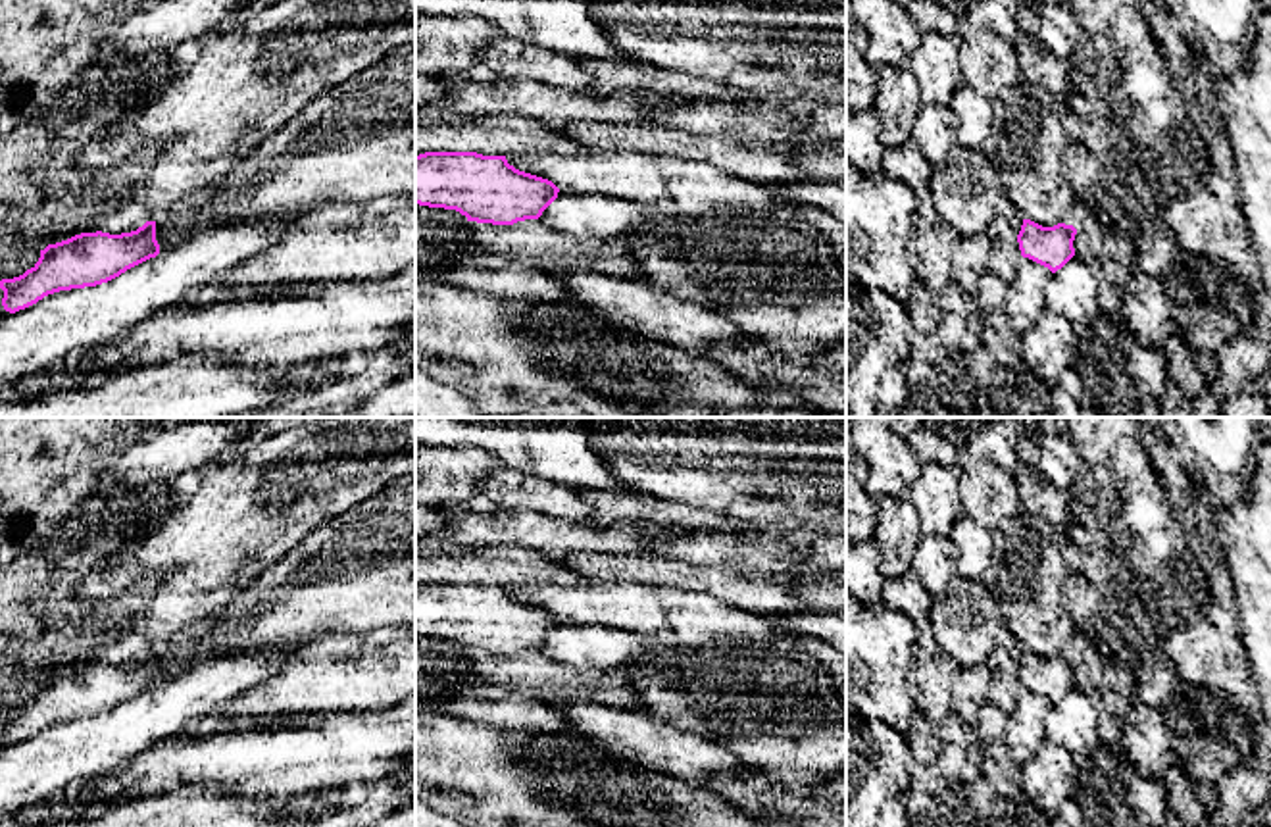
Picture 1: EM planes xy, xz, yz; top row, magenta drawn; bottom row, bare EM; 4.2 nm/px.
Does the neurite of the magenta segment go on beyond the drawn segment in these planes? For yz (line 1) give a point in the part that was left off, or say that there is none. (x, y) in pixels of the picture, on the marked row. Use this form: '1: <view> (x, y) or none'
1: none

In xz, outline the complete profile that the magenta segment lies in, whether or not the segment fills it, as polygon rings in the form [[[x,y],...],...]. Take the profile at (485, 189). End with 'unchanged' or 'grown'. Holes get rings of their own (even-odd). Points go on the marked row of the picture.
[[[425,152],[415,156],[415,204],[456,210],[467,221],[513,225],[538,219],[560,188],[508,163],[506,156]]] | unchanged

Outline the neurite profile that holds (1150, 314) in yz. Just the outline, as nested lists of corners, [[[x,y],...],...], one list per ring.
[[[1133,269],[1121,290],[1119,315],[1140,346],[1163,350],[1190,329],[1190,312],[1171,298],[1163,279]]]

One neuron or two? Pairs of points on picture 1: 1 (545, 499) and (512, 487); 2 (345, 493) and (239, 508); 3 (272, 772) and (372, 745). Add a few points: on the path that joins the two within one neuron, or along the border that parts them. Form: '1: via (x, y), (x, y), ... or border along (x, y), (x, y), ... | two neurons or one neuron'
1: via (537, 495), (520, 491) | one neuron
2: via (318, 506), (299, 506), (287, 518), (266, 518) | one neuron
3: via (297, 760), (347, 751) | one neuron

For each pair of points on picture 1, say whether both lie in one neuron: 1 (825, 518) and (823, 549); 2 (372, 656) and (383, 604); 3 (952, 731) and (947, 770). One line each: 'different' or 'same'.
1: different
2: different
3: same

